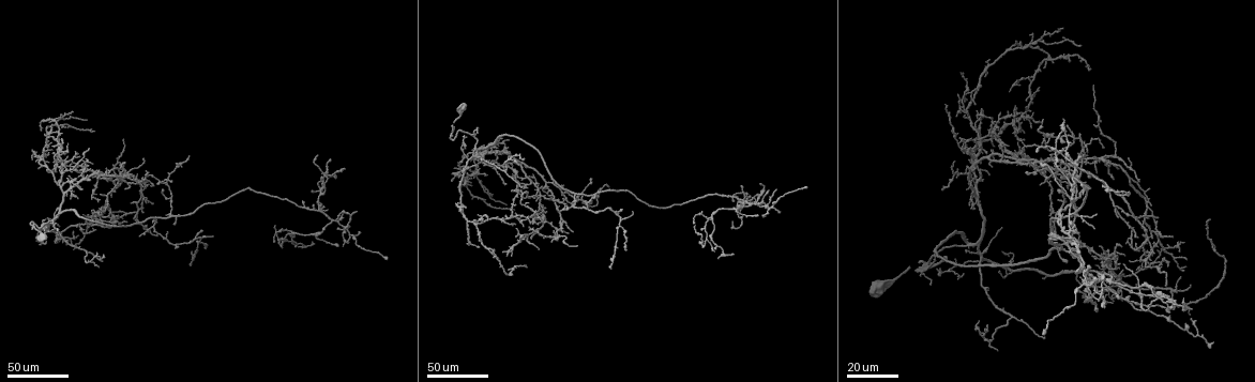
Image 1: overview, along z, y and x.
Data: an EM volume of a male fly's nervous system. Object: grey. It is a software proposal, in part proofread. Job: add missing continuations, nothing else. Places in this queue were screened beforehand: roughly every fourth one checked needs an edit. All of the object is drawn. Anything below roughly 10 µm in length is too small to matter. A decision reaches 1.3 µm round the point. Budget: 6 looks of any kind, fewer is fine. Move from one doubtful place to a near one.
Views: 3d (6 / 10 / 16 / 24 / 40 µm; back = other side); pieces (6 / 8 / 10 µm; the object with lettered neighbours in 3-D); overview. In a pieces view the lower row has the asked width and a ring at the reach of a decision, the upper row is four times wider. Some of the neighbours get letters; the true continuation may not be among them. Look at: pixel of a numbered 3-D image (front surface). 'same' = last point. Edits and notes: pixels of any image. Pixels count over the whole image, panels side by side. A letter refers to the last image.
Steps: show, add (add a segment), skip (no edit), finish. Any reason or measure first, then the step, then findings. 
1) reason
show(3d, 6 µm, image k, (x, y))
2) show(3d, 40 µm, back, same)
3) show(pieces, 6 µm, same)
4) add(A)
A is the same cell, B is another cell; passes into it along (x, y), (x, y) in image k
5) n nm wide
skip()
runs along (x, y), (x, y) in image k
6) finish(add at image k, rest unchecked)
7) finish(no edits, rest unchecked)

stops while still wide
show(3d, 24 µm, image 1, (1045, 336))

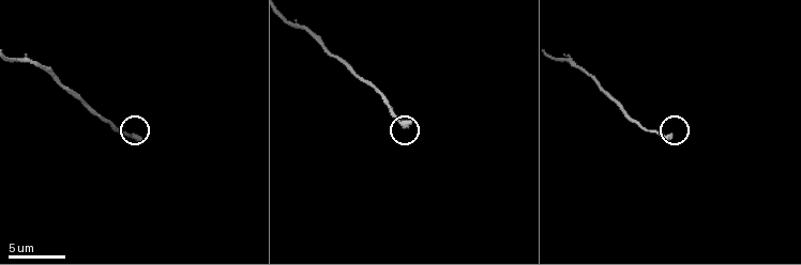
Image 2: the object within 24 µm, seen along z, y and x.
what lies round it
show(pieces, 6 µm, image 2, (141, 137))

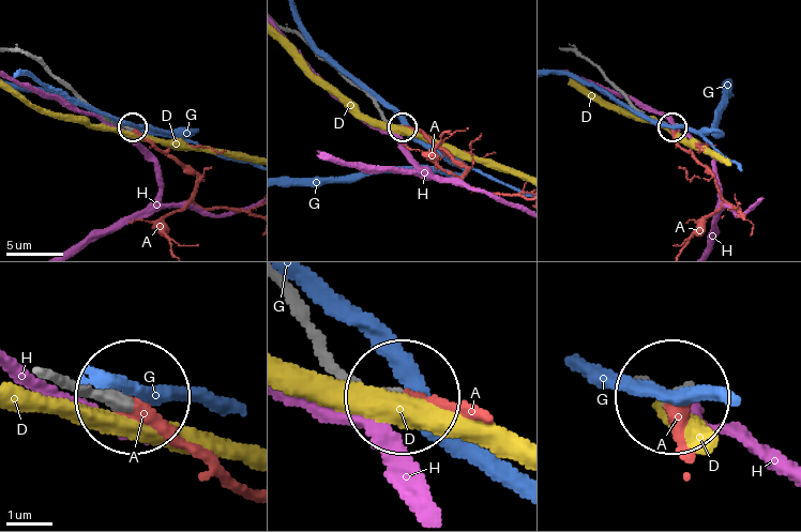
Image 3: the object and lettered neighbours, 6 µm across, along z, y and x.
add(A)
A is the same cell, D, G and H are other cells; passes into it along (41, 373), (156, 411), (248, 484) in image 3; it goes on there

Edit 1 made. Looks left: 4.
thin end
show(3d, 24 µm, image 1, (560, 209))

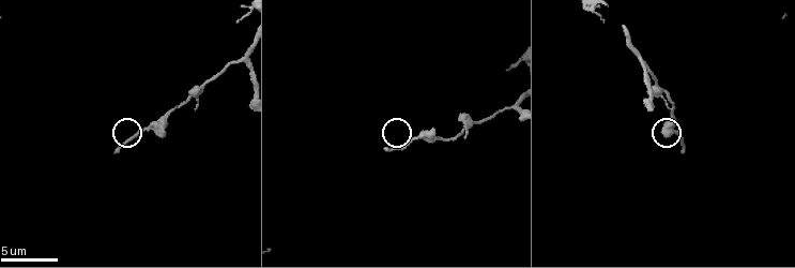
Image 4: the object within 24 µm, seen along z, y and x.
see the neighbours
show(pieces, 10 µm, image 4, (684, 152))

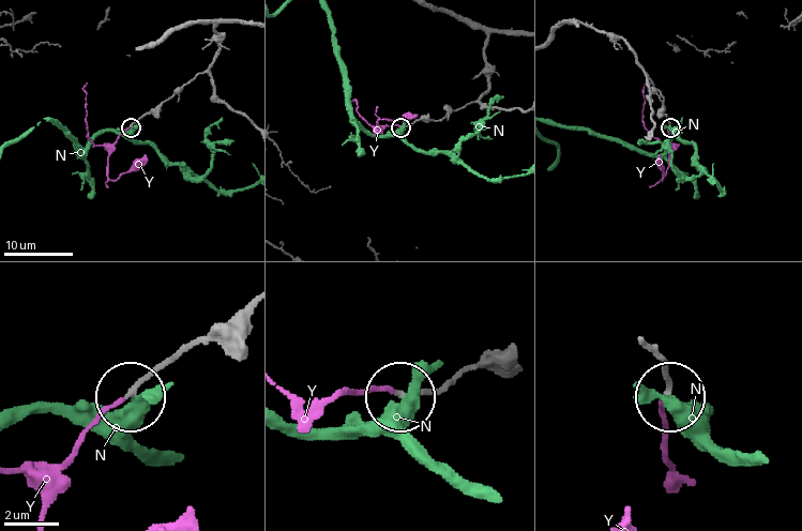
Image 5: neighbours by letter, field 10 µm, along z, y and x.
add(Y)
Y is the same cell, N is another cell; passes into it along (200, 338), (154, 366), (58, 464), (16, 470) in image 5; it goes on there

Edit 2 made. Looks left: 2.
finish(add at image 3, add at image 5, rest unchecked)

